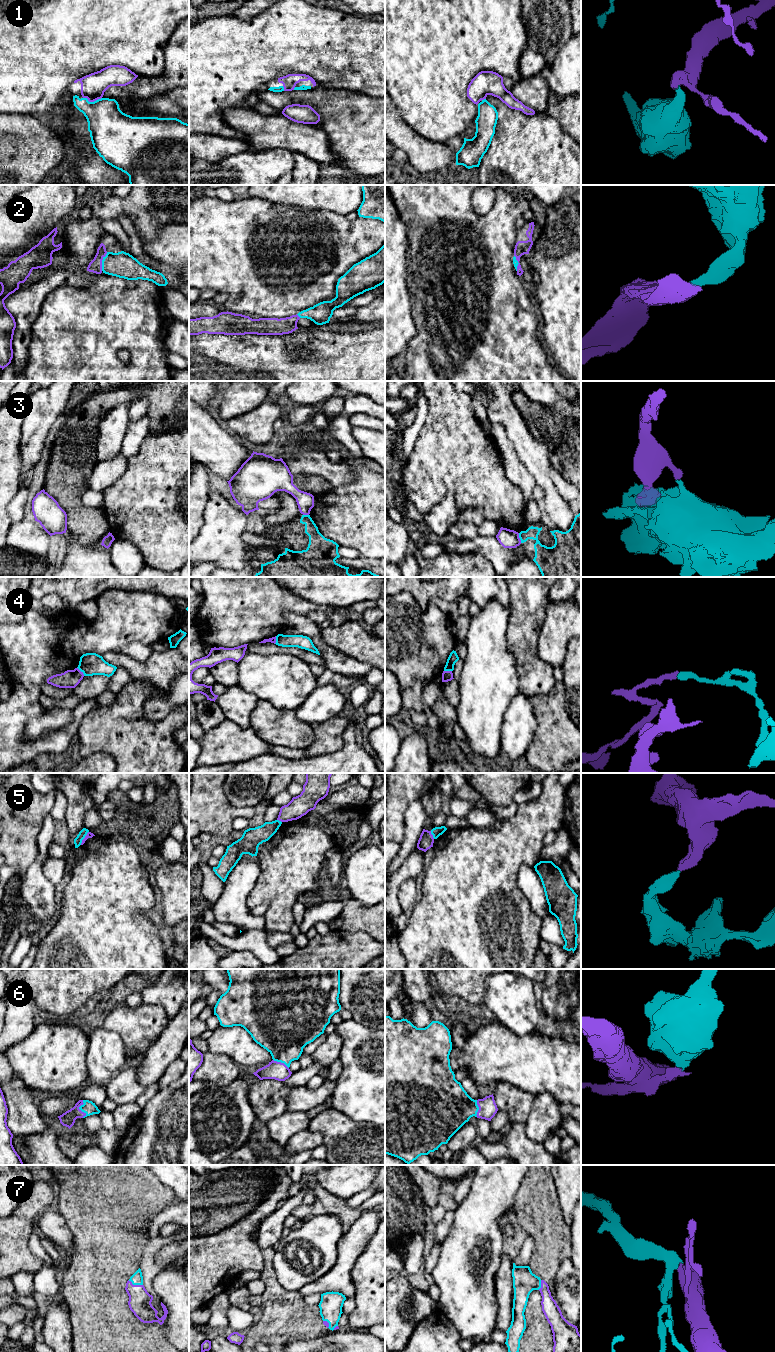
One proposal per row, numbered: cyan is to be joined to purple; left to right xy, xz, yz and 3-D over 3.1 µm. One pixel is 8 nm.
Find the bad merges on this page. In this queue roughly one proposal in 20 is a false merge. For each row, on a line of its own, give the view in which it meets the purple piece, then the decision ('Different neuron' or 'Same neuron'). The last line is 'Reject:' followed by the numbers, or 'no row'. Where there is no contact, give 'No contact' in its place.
1: Touches purple in xy. Same neuron
2: Touches purple in xy. Same neuron
3: Touches purple in yz. Different neuron
4: Touches purple in xy. Different neuron
5: Touches purple in xy. Different neuron
6: Touches purple in xy. Same neuron
7: Touches purple in xy. Same neuron
Reject: 3, 4, 5

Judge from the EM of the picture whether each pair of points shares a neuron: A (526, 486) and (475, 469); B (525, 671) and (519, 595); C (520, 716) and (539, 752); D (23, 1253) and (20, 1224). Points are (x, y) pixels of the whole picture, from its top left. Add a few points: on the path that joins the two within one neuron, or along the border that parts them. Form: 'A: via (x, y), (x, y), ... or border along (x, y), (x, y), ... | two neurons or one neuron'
A: border along (503, 459), (505, 474), (519, 488), (526, 500) | two neurons
B: via (525, 652), (524, 614) | one neuron
C: border along (535, 717), (536, 729), (534, 740), (523, 756) | two neurons
D: via (18, 1246), (16, 1244), (16, 1231) | one neuron

